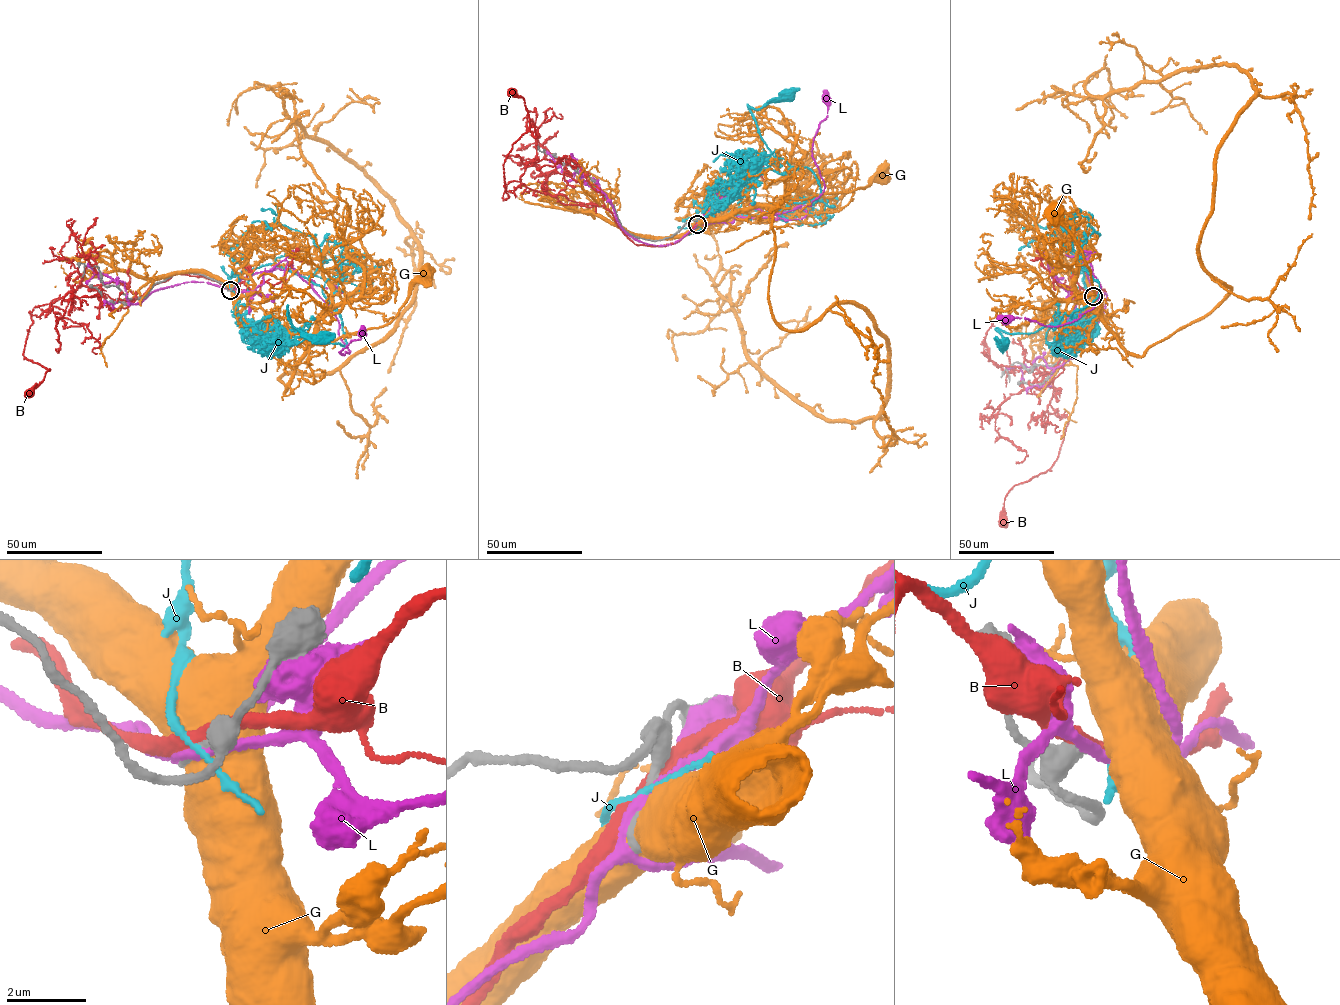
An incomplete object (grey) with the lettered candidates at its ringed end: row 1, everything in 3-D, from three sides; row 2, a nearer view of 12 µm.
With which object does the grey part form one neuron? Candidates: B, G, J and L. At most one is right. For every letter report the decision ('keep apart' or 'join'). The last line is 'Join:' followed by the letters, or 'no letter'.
B: keep apart
G: keep apart
J: keep apart
L: keep apart
Join: no letter

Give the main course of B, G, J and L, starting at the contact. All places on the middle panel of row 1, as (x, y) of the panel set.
B: (698, 221), (675, 243), (636, 245), (603, 207), (516, 181), (503, 199), (504, 162), (529, 128), (513, 93)
G: (698, 223), (786, 199), (864, 188), (872, 176), (881, 172)
J: (698, 221), (814, 204), (815, 174), (784, 173), (792, 167), (769, 149), (747, 105), (789, 94)
L: (698, 222), (778, 219), (776, 213), (810, 205), (824, 188), (812, 148), (827, 116), (827, 98)

